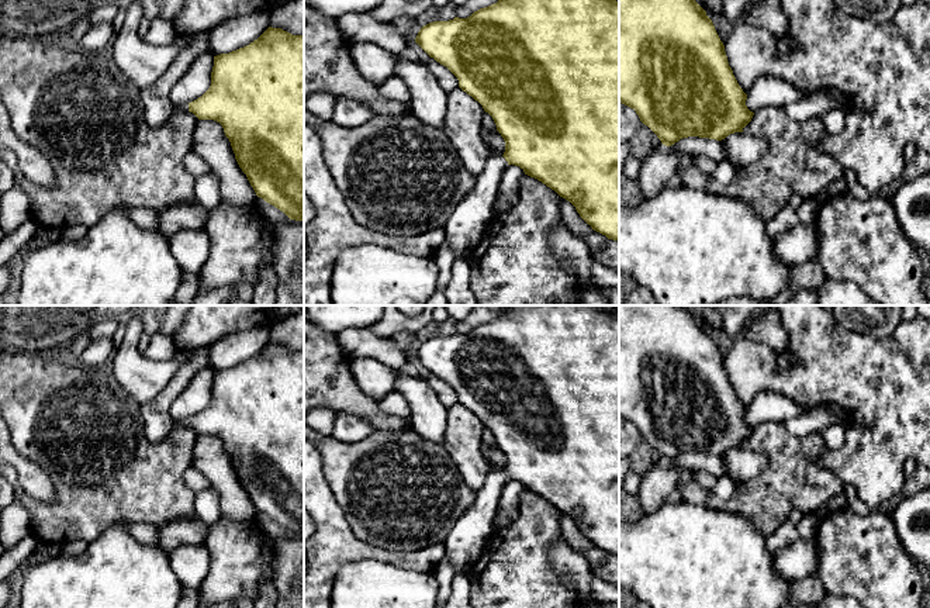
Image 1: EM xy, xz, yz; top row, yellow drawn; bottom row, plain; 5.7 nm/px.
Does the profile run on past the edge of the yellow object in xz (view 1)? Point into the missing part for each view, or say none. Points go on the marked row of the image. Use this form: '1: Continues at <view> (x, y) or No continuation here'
1: Continues at xz (467, 224)

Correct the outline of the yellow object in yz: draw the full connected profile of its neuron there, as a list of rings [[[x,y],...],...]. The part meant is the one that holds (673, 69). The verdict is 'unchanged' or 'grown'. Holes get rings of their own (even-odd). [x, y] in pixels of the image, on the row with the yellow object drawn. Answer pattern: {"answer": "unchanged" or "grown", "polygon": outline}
{"answer": "unchanged", "polygon": [[[619,0],[619,103],[633,108],[663,145],[688,137],[722,141],[743,132],[754,115],[746,100],[712,20],[695,0]]]}

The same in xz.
{"answer": "grown", "polygon": [[[498,0],[474,11],[467,18],[454,17],[449,21],[433,21],[423,25],[415,42],[436,62],[446,66],[459,80],[459,87],[478,101],[488,113],[497,131],[505,141],[504,155],[490,155],[484,169],[476,176],[476,189],[452,213],[445,224],[446,242],[457,258],[467,258],[480,249],[480,242],[494,218],[494,203],[502,170],[508,165],[519,166],[525,175],[537,179],[560,197],[570,201],[580,217],[608,239],[619,241],[619,3],[616,0]]]}

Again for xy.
{"answer": "grown", "polygon": [[[269,27],[249,45],[214,56],[210,89],[189,104],[174,106],[172,117],[184,111],[219,122],[256,196],[290,220],[304,221],[304,35]]]}

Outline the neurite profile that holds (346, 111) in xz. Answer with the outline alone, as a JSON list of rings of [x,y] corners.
[[[336,97],[332,111],[332,121],[340,127],[359,127],[371,120],[371,107],[356,99]]]

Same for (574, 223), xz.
[[[560,197],[561,200],[561,211],[563,211],[563,222],[568,228],[568,231],[581,238],[592,231],[591,225],[588,225],[577,213],[575,207],[567,201],[566,198]]]

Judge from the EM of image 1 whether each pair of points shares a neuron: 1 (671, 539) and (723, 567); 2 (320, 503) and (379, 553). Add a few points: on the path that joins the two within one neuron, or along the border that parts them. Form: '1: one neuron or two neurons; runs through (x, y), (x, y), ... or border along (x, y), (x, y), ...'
1: one neuron; runs through (684, 552), (695, 563), (711, 563)
2: one neuron; runs through (329, 520), (362, 550)

